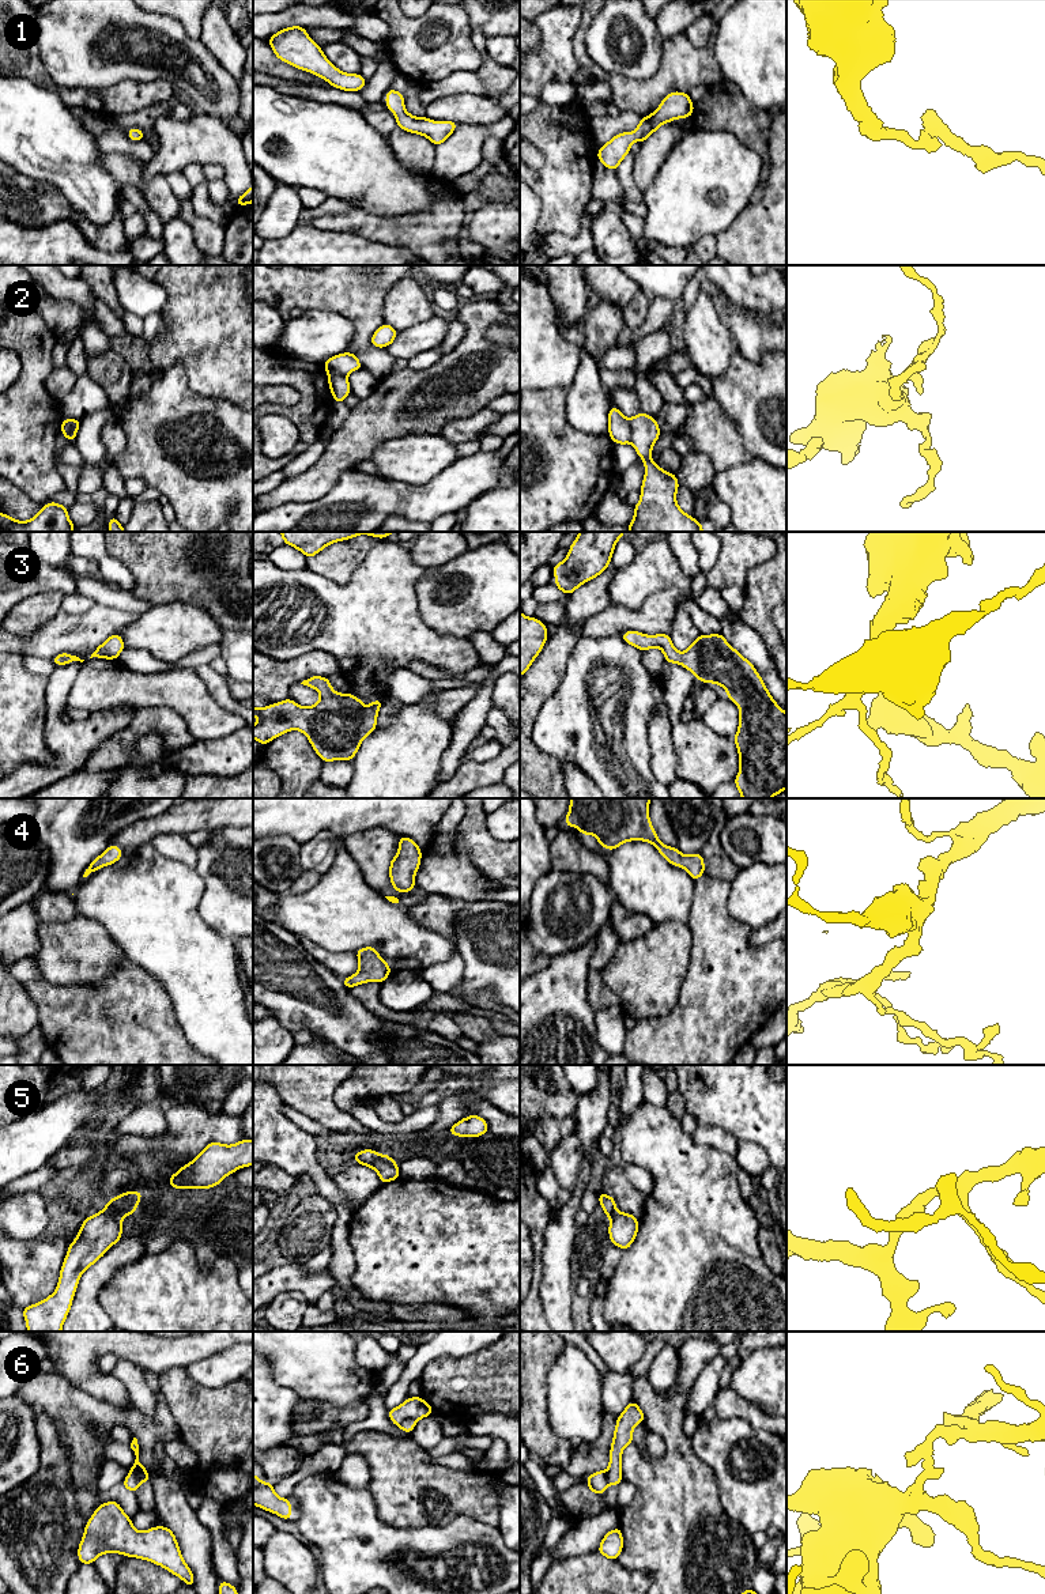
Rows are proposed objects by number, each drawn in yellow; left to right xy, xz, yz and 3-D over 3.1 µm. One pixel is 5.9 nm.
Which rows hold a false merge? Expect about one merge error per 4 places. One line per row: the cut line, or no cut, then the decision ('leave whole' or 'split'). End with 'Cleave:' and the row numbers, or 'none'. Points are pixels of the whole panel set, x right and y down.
1: no cut | leave whole
2: yz (629, 419), (630, 441) | split
3: no cut | leave whole
4: no cut | leave whole
5: no cut | leave whole
6: xz (417, 1420), (407, 1419), (397, 1424) | split
Cleave: 2, 6

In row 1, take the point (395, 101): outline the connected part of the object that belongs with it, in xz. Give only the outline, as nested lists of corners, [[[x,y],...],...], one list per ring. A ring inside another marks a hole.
[[[389,88],[385,97],[386,107],[396,116],[396,126],[403,131],[427,137],[434,146],[439,146],[454,132],[459,122],[433,121],[427,117],[415,117],[405,112],[404,95]]]

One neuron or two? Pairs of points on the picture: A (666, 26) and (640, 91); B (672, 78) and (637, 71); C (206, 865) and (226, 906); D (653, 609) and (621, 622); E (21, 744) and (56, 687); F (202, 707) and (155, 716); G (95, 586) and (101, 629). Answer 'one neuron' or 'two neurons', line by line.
A: two neurons
B: two neurons
C: one neuron
D: one neuron
E: two neurons
F: two neurons
G: two neurons

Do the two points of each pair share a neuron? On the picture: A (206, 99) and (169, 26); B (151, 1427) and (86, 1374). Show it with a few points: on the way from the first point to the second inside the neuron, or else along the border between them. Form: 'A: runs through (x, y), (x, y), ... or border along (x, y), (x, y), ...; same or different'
A: runs through (211, 80), (210, 65), (188, 45); same
B: border along (90, 1394), (119, 1409); different

